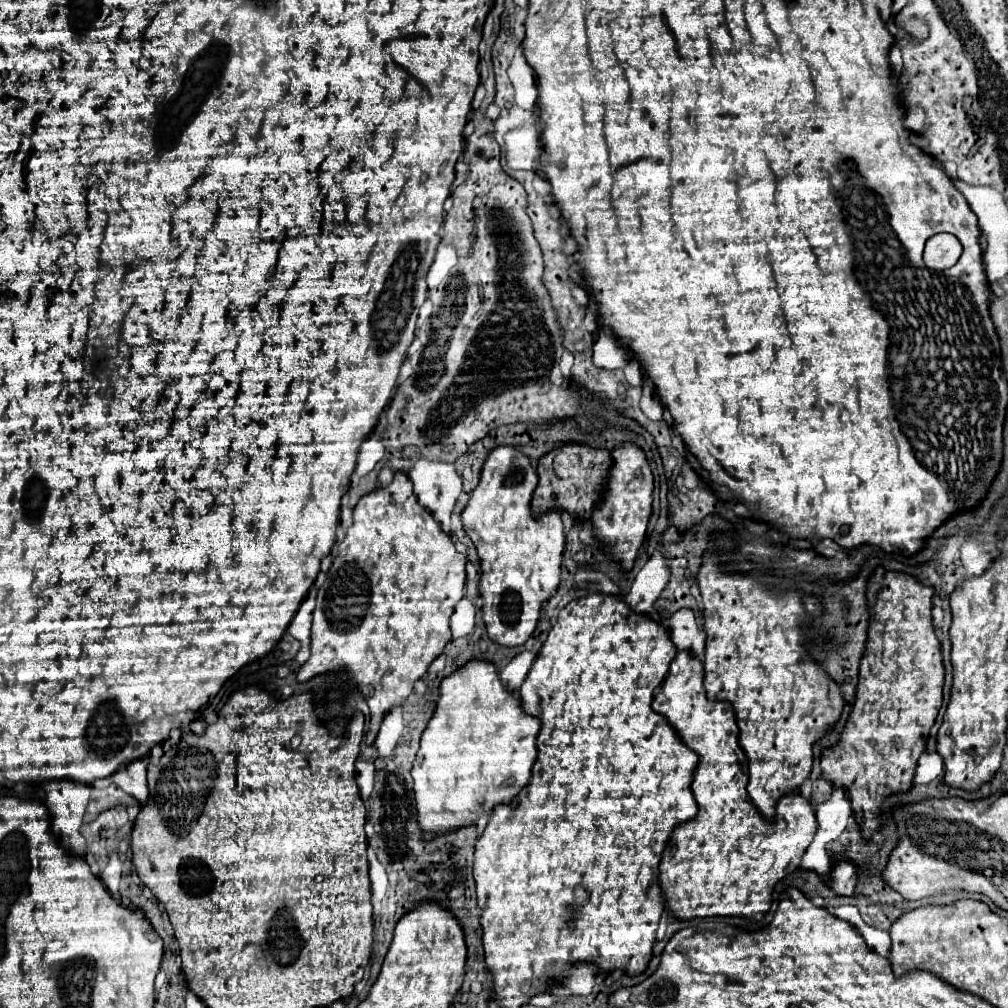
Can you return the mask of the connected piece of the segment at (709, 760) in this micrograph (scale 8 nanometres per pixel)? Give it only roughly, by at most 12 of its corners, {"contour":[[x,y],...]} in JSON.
{"contour":[[687,650],[653,698],[699,754],[659,884],[681,920],[761,920],[813,804],[749,802],[733,706]]}

